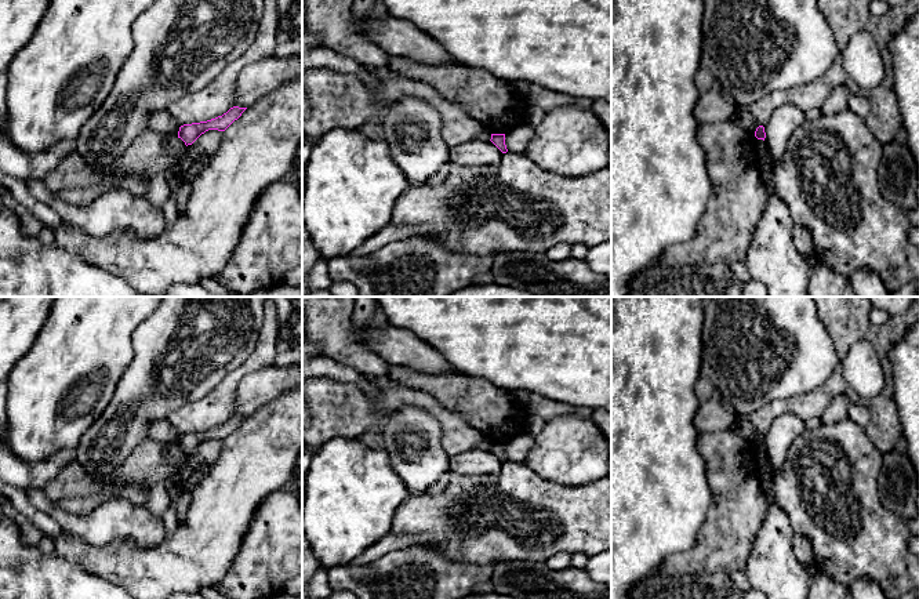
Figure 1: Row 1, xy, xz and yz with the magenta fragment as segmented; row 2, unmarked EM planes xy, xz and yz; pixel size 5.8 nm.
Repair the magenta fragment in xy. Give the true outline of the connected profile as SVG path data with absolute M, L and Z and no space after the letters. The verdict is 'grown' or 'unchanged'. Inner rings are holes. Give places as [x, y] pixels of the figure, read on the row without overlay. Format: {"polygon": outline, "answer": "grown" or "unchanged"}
{"polygon": "M233 415L222 425L215 428L184 433L179 436L178 447L181 447L185 454L192 454L201 443L208 439L225 440L235 429L237 429L247 417Z", "answer": "unchanged"}

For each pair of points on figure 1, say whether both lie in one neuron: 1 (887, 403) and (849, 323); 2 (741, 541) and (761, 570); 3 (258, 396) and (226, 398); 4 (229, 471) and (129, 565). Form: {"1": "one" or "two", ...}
{"1": "one", "2": "two", "3": "two", "4": "one"}

